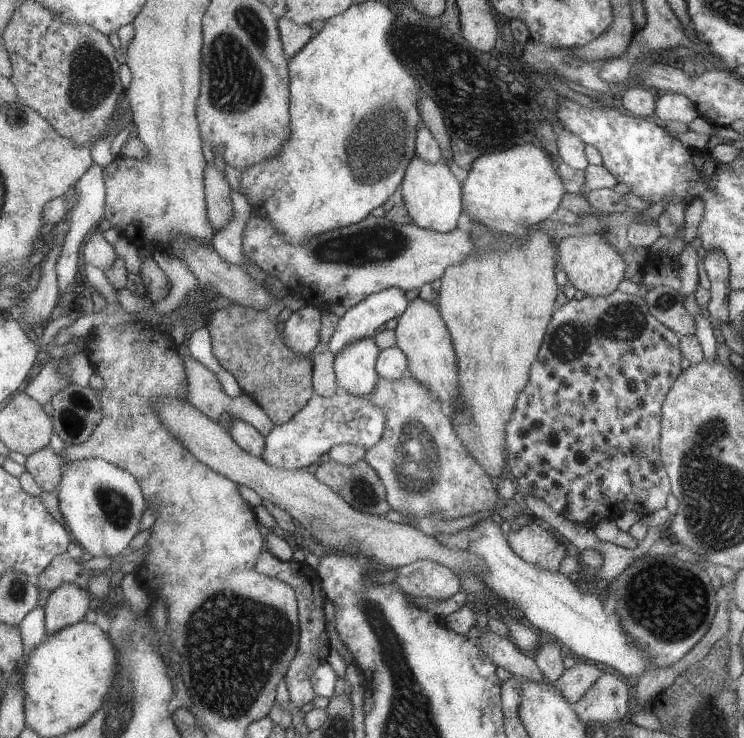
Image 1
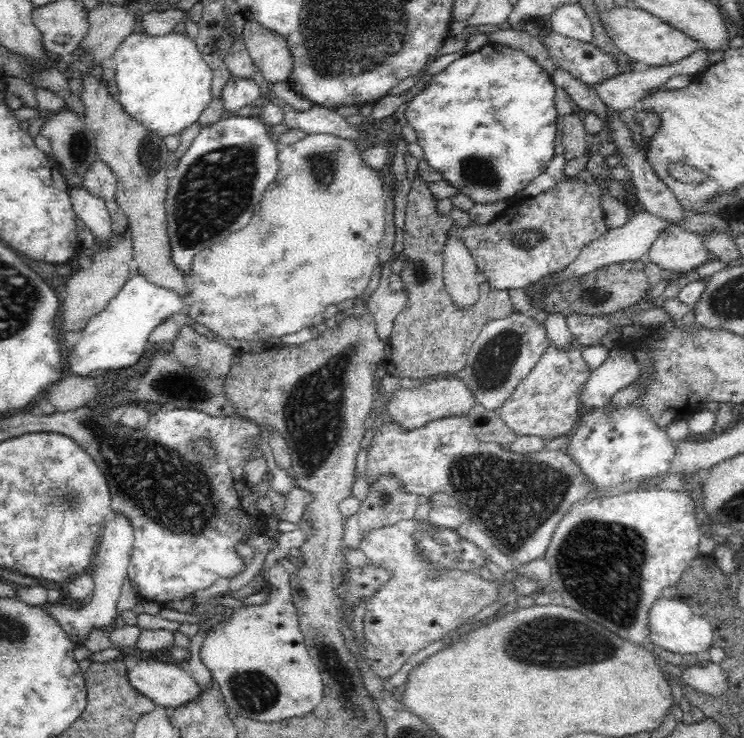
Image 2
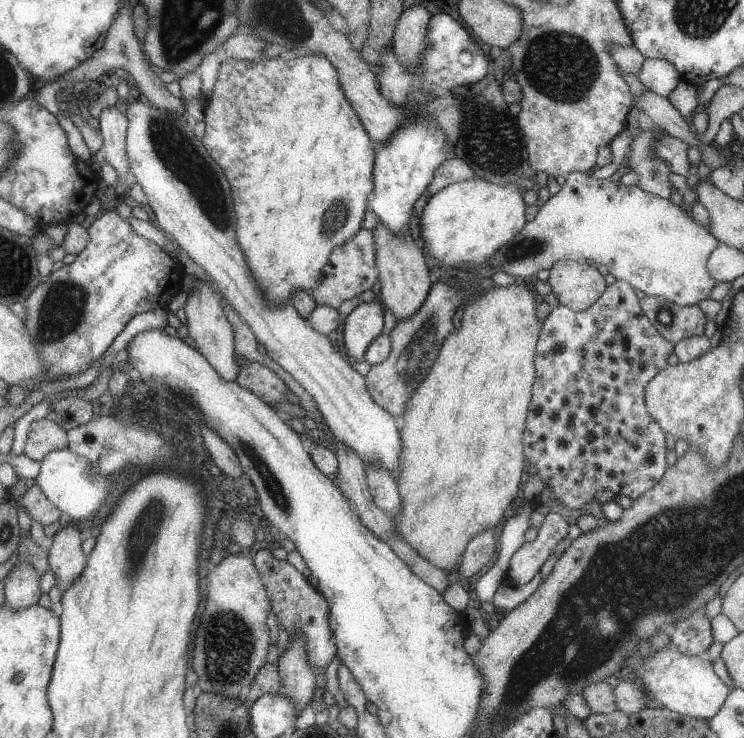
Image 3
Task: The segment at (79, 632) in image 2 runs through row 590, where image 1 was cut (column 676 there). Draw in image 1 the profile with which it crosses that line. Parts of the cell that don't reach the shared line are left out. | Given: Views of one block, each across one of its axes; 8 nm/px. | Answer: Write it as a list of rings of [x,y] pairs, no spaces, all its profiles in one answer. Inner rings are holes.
[[[665,93],[654,102],[654,114],[663,121],[691,122],[699,114],[696,106],[682,94]]]

